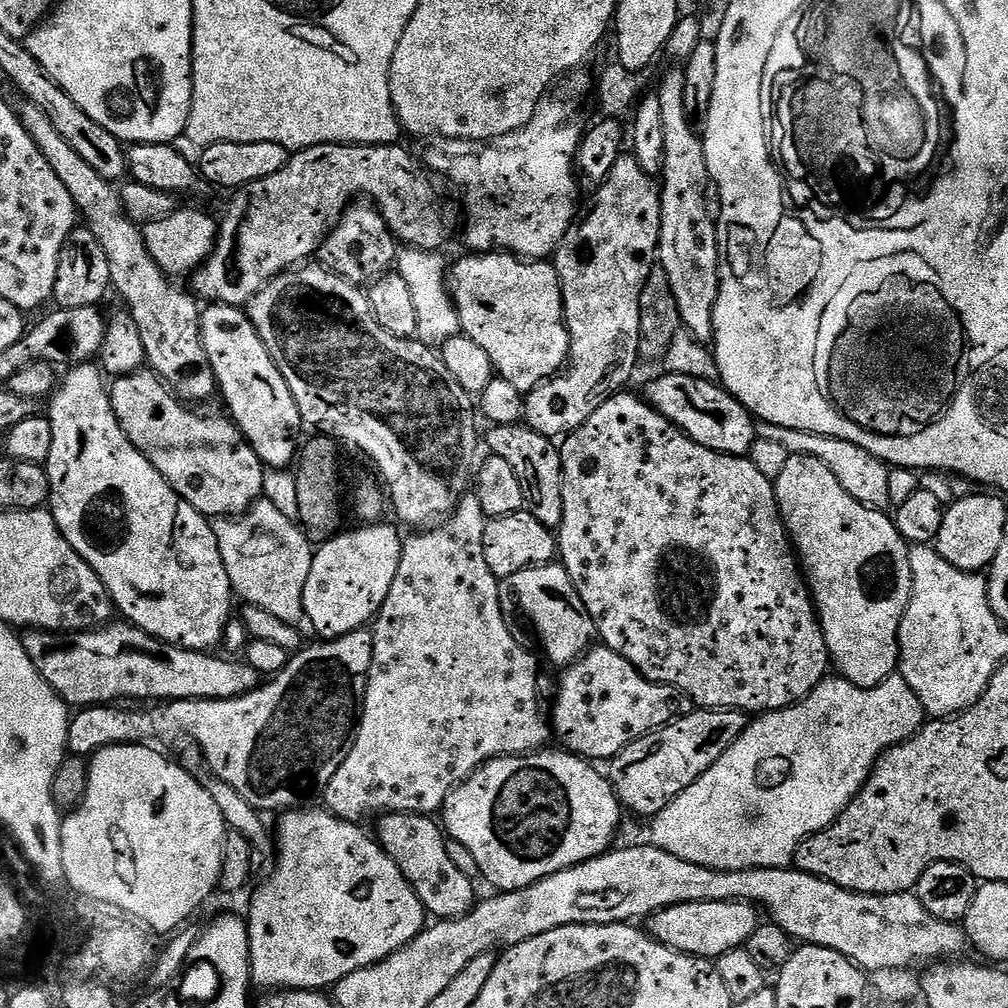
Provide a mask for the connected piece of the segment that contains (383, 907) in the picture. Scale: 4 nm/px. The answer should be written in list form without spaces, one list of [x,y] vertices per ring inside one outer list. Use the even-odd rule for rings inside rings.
[[[304,806],[299,810],[288,810],[283,813],[284,821],[280,824],[279,834],[275,837],[274,867],[267,873],[266,878],[260,884],[260,889],[252,896],[252,905],[248,908],[246,923],[248,926],[248,941],[250,942],[250,980],[260,990],[328,990],[336,985],[339,980],[354,974],[358,970],[368,968],[379,960],[385,960],[390,954],[394,954],[402,946],[406,946],[417,934],[423,932],[426,927],[426,913],[418,894],[406,882],[402,870],[394,866],[394,862],[379,843],[371,835],[363,832],[359,823],[351,820],[339,820],[331,812],[323,807]]]

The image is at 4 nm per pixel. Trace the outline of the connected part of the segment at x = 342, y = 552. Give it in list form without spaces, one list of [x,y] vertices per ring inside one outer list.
[[[388,522],[357,529],[337,533],[313,553],[310,575],[303,590],[303,606],[307,623],[312,624],[321,639],[336,639],[371,623],[397,577],[403,535]]]

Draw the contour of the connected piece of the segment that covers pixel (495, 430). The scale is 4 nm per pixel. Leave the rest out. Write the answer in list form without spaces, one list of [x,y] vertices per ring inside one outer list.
[[[498,424],[487,429],[488,452],[506,458],[518,474],[518,486],[522,486],[524,508],[531,516],[538,518],[542,526],[559,529],[562,522],[562,458],[560,449],[549,437],[538,434],[533,428],[518,424]]]

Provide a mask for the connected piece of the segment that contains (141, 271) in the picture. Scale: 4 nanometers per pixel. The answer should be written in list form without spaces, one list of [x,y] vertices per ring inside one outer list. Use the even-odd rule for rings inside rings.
[[[21,99],[14,111],[26,134],[42,150],[50,170],[62,178],[62,186],[70,190],[74,198],[76,211],[83,223],[92,231],[94,238],[102,242],[106,250],[106,262],[110,262],[112,288],[122,299],[128,300],[127,311],[131,312],[134,322],[138,322],[138,331],[142,334],[142,346],[146,346],[146,364],[155,372],[181,401],[204,400],[211,392],[217,391],[216,376],[208,365],[206,350],[202,342],[200,329],[201,305],[195,295],[175,288],[173,281],[154,262],[146,242],[141,225],[135,224],[125,216],[120,207],[120,194],[113,181],[102,178],[93,168],[71,148],[70,142],[54,130],[50,118],[34,106],[34,102]],[[172,283],[172,284],[171,284]],[[188,295],[188,296],[187,296]],[[197,304],[197,305],[196,305]]]

